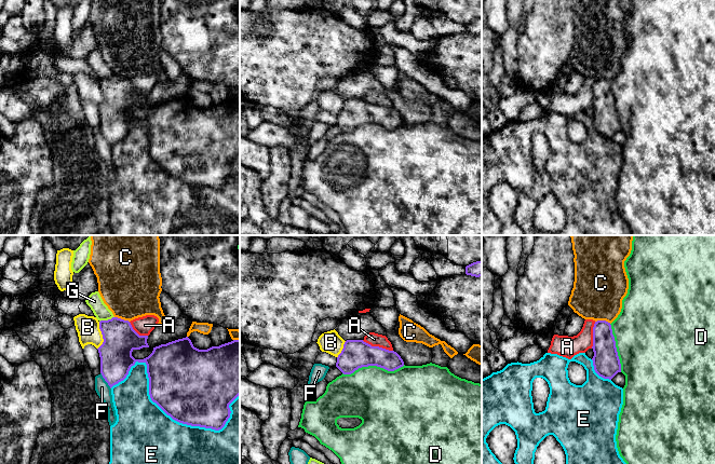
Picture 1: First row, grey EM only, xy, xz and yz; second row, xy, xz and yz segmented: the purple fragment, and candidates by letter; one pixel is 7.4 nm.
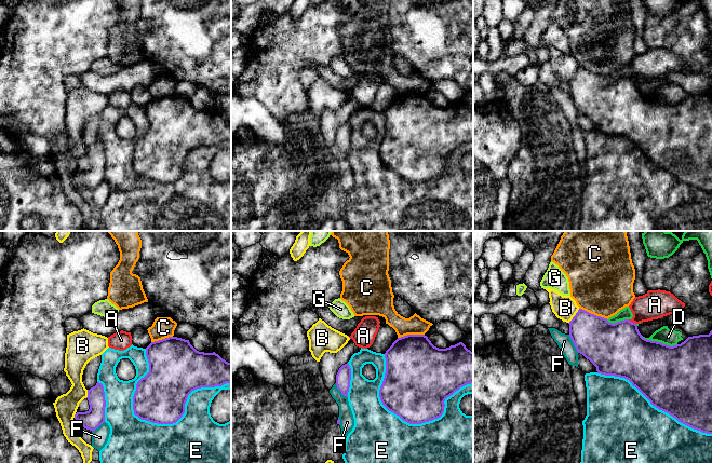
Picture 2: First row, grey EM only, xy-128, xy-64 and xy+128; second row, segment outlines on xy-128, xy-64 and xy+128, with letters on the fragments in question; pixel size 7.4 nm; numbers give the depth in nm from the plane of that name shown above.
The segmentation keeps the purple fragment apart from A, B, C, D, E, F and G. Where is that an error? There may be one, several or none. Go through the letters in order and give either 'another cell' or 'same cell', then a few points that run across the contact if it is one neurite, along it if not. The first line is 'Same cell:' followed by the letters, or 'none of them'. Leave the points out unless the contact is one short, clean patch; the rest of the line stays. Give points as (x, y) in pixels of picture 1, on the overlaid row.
Same cell: none of them
A: another cell
B: another cell
C: another cell
D: another cell
E: another cell
F: another cell
G: another cell

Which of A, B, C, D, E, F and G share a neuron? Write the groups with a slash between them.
A / B / C / D / E / F / G

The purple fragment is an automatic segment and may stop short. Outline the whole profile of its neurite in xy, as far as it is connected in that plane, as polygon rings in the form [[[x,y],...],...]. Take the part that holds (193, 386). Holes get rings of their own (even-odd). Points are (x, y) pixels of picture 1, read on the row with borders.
[[[118,317],[100,320],[99,329],[104,339],[103,344],[97,349],[100,357],[100,373],[110,388],[126,378],[131,367],[136,361],[145,363],[149,378],[150,398],[173,420],[183,424],[215,431],[219,431],[225,426],[231,413],[229,405],[240,395],[240,340],[233,340],[207,350],[199,350],[186,337],[153,347],[152,353],[144,359],[135,359],[132,356],[134,350],[149,347],[147,343],[148,336],[139,336],[129,320]]]

